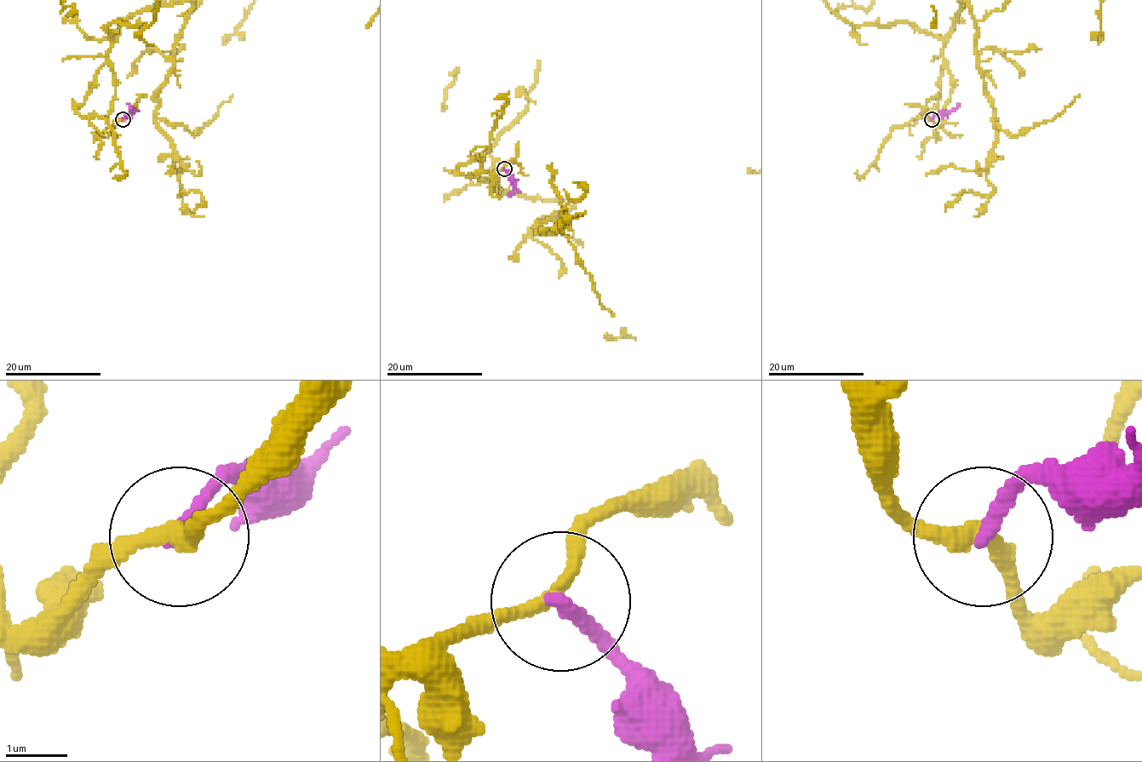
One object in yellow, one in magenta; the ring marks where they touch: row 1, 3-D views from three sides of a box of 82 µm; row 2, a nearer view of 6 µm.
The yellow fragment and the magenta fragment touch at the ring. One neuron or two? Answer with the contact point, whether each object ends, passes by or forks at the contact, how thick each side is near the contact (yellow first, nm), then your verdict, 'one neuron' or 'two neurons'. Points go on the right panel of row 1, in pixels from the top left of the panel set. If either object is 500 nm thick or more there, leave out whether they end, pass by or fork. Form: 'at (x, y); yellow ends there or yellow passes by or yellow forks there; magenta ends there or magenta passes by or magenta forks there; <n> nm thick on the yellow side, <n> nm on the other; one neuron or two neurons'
at (932, 119); yellow passes by; magenta ends there; 240 nm thick on the yellow side, 260 nm on the other; two neurons

